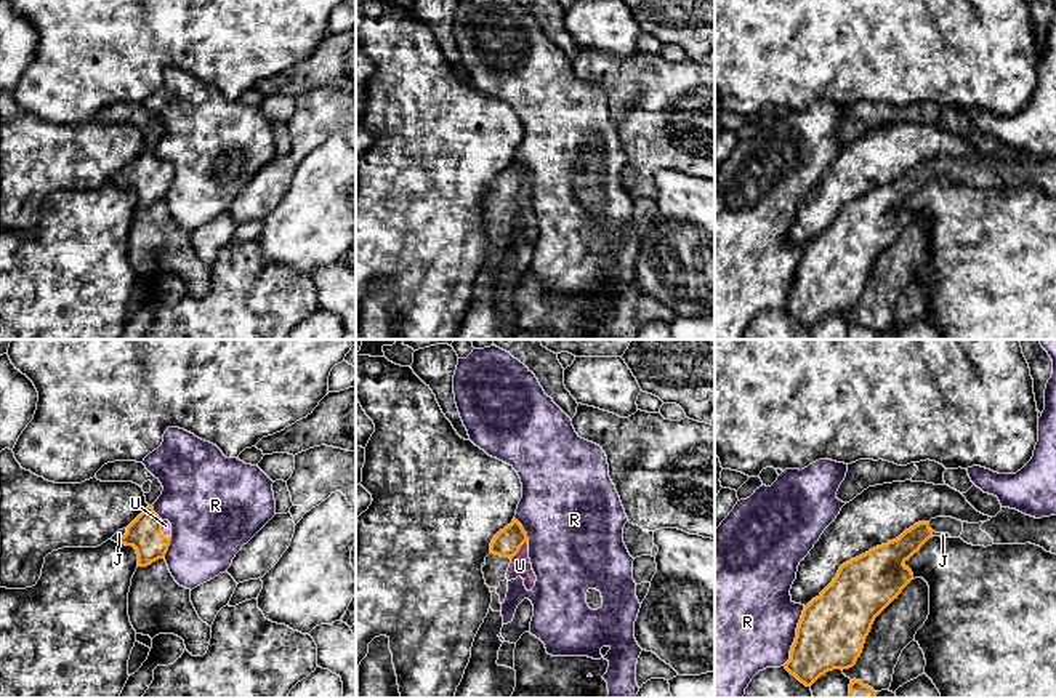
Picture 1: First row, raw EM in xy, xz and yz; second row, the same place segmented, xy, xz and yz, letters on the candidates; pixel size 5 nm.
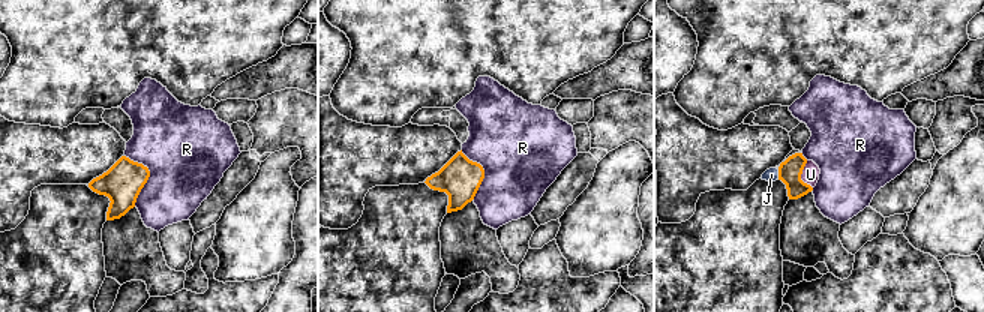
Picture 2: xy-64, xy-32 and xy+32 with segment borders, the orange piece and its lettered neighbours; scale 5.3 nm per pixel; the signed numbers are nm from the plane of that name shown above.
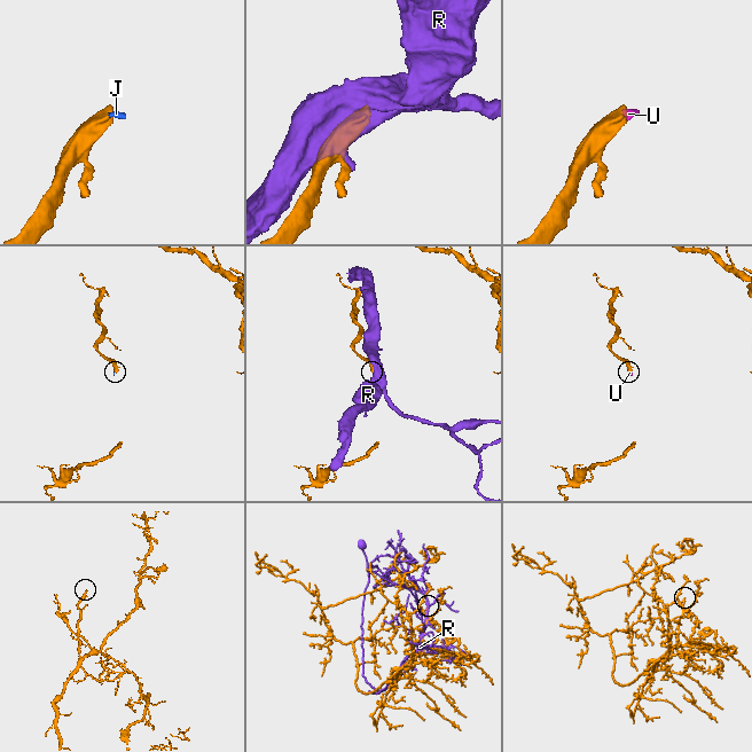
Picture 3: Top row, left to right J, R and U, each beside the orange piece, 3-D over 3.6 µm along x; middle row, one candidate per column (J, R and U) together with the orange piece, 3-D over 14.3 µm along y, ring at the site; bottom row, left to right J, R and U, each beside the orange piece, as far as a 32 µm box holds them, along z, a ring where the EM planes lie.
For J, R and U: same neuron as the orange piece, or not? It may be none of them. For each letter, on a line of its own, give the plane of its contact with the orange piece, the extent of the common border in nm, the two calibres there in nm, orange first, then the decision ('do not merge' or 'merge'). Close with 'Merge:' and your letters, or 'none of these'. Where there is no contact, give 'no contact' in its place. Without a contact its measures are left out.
J: contact in xy; length 90 nm; calibres 180 and 40 nm; merge
R: contact in yz; length 320 nm; calibres 340 and 480 nm; do not merge
U: contact in xz; length 120 nm; calibres 140 and 100 nm; merge
Merge: J, U

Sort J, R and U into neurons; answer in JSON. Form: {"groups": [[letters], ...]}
{"groups": [["J", "U"], ["R"]]}

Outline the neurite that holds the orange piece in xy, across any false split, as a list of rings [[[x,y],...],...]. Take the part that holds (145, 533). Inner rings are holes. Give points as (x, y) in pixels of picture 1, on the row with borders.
[[[147,506],[127,528],[119,530],[112,541],[133,546],[138,554],[138,567],[147,567],[163,559],[171,541],[171,524],[162,520],[152,506]]]

